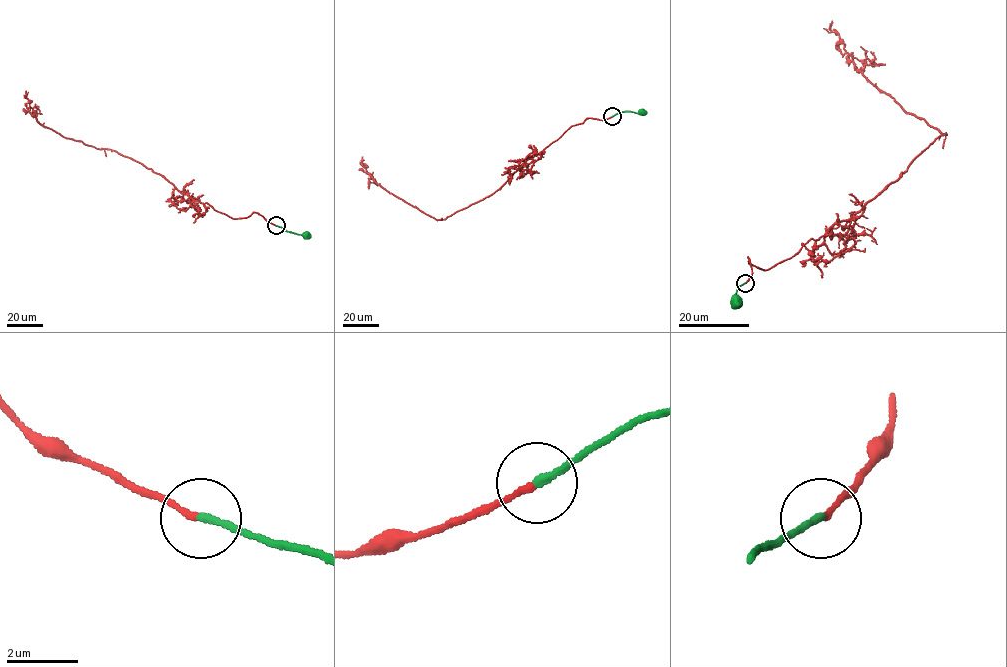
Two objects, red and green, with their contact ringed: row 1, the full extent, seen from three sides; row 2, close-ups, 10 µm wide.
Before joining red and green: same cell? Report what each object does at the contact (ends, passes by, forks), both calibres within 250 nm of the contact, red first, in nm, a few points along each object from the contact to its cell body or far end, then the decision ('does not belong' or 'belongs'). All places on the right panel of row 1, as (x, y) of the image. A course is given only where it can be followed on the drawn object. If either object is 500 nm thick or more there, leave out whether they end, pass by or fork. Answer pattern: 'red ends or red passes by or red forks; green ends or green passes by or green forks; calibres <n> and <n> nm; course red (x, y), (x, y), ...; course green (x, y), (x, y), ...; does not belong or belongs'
red ends; green ends; calibres 180 and 220 nm; course red (745, 283), (748, 257), (767, 270), (794, 256), (945, 134), (878, 90), (832, 21); course green (745, 283), (738, 287), (735, 294), (737, 305); belongs

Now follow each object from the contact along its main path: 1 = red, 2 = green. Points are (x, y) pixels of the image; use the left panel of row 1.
1: (276, 225), (254, 212), (233, 219), (181, 193), (131, 158), (43, 126), (29, 111), (26, 91)
2: (276, 225), (311, 237)

